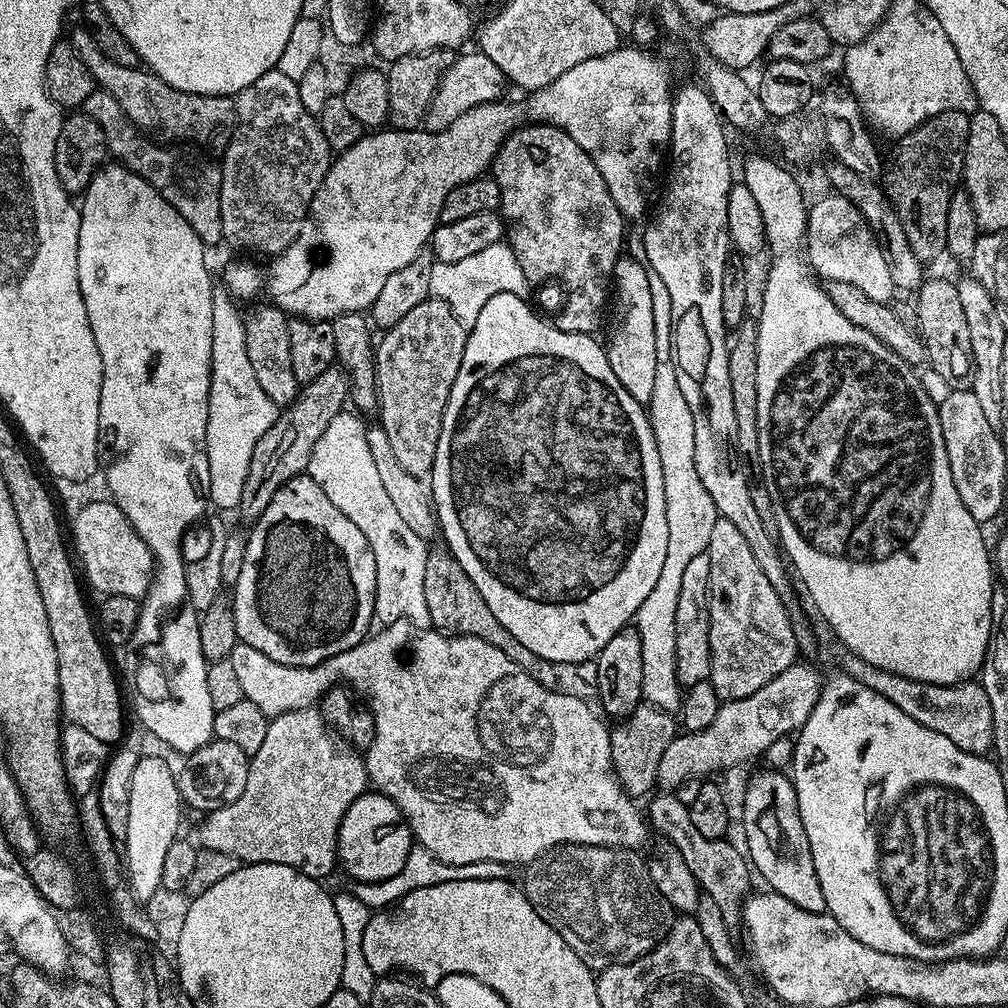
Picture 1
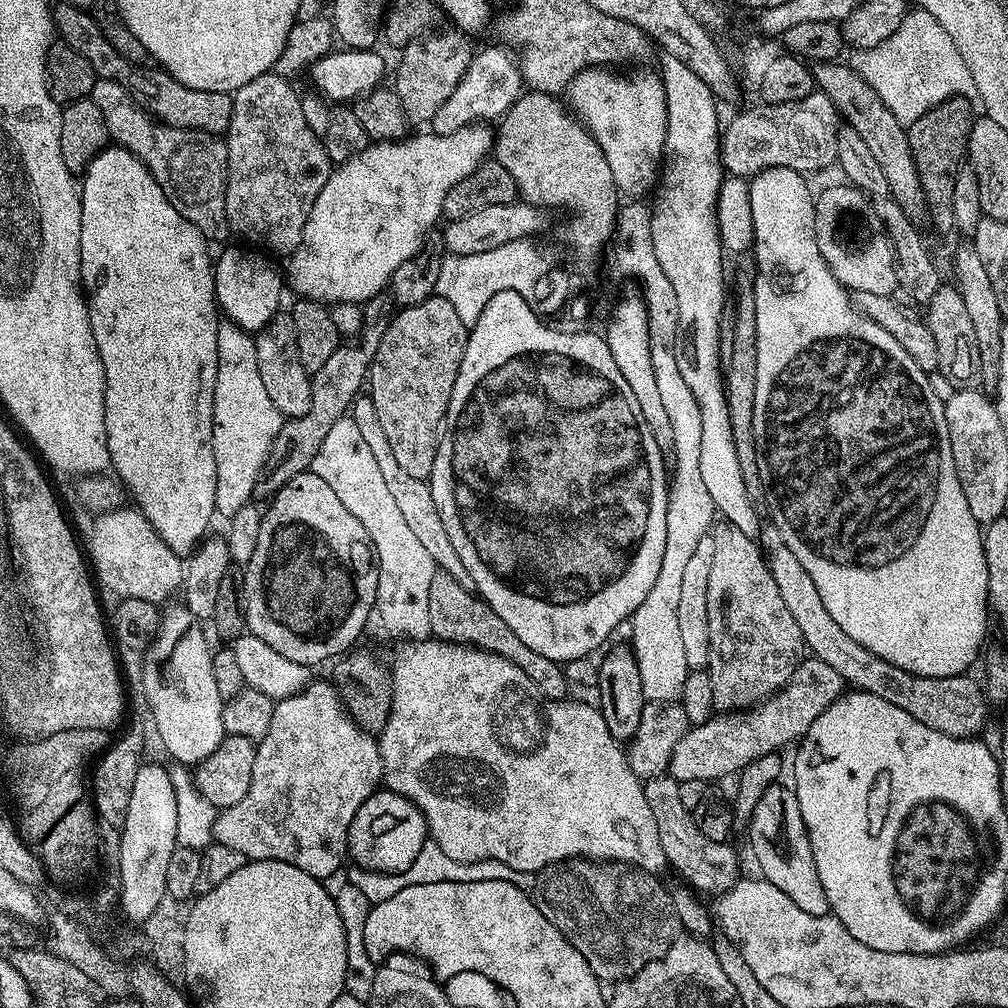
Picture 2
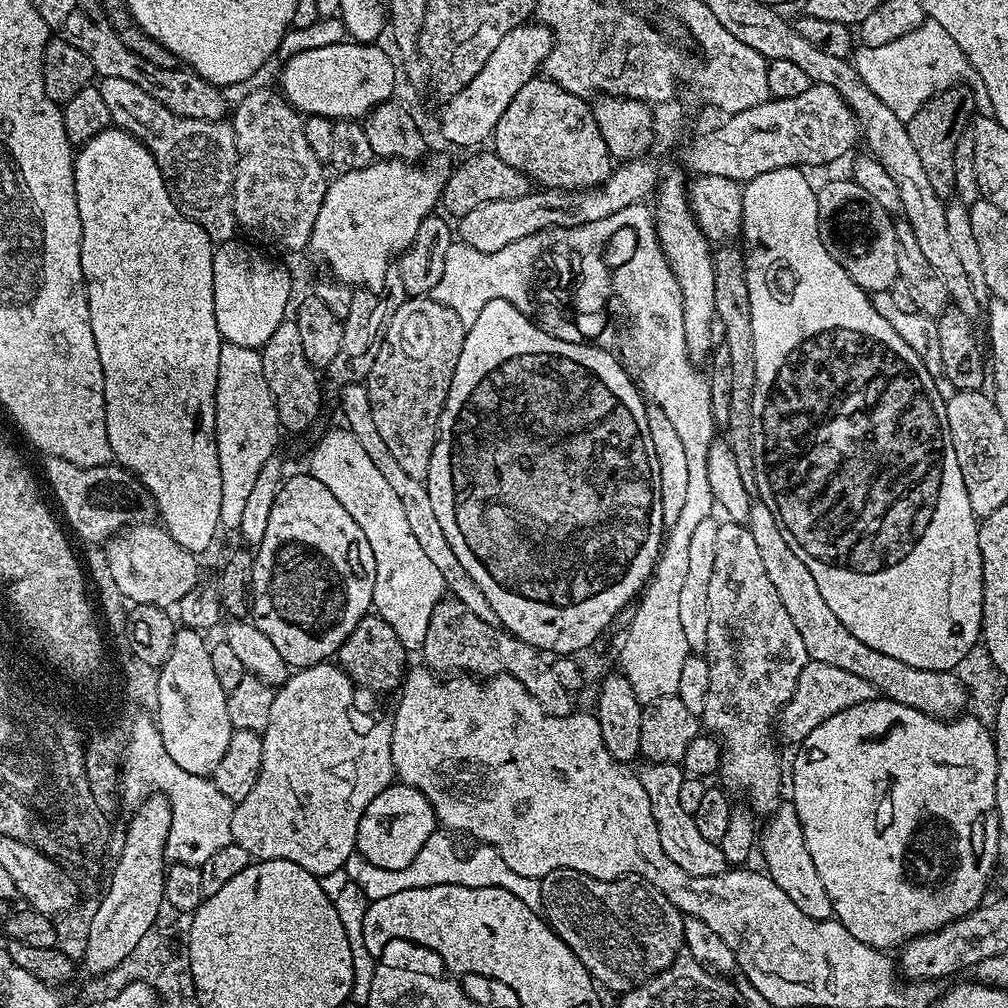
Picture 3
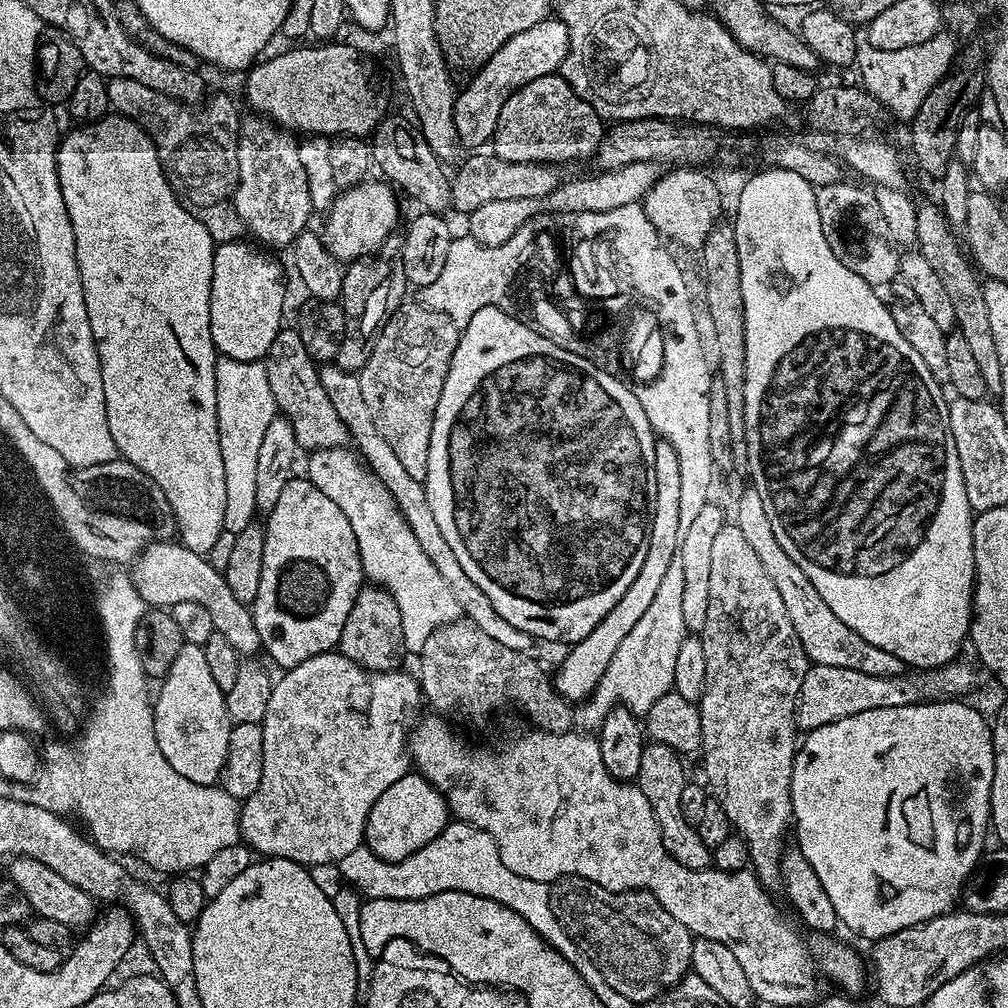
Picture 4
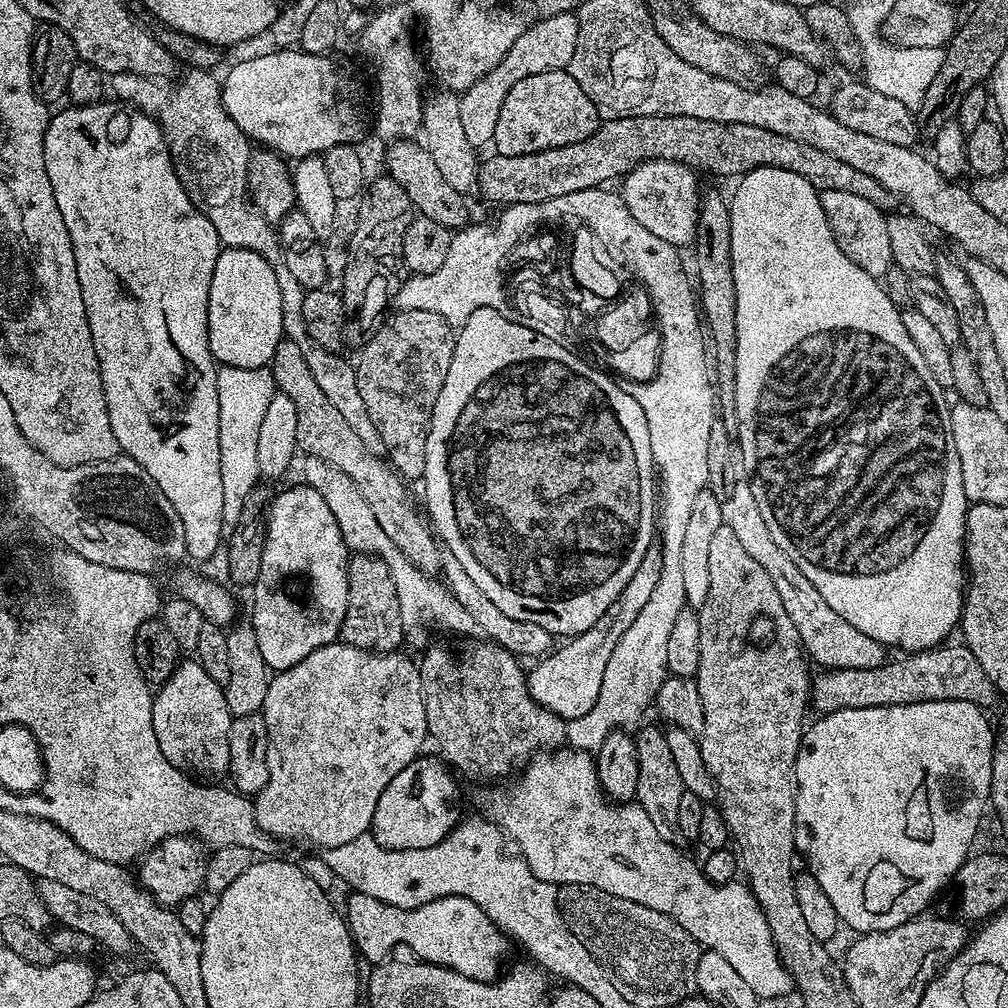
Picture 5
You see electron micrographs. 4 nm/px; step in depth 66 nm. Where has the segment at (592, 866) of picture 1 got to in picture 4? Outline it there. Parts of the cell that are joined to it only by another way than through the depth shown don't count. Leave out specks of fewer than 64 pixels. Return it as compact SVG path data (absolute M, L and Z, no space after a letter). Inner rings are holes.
M561 876L552 881L548 897L554 918L558 918L568 937L580 947L586 958L590 958L590 962L594 962L602 978L606 978L606 982L610 982L610 986L614 986L618 994L626 994L633 1005L643 1006L647 1000L653 1000L661 992L667 992L679 984L684 976L689 975L694 937L686 930L686 926L682 926L682 922L666 914L662 902L658 902L652 892L611 892L598 886L598 882L590 882L581 876Z

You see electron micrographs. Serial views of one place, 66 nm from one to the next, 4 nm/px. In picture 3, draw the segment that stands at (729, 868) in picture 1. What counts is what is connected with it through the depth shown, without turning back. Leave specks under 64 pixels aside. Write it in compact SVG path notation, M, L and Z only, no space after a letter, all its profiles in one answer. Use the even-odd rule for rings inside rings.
M651 762L643 765L638 775L642 782L642 790L650 798L650 810L654 810L654 818L658 822L658 838L662 838L662 850L670 854L671 860L677 866L682 866L686 874L691 876L717 876L726 870L724 855L719 844L706 842L698 831L696 817L683 811L680 807L678 794L686 777L686 773L679 763L675 764L653 764Z

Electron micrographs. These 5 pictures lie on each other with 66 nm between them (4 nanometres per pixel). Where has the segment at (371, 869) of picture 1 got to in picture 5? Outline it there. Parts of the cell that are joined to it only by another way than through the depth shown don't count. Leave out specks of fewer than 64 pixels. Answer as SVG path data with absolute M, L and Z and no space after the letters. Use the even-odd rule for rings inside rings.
M424 754L412 760L410 766L394 774L390 786L382 790L382 798L378 798L378 806L374 806L370 829L382 846L390 850L422 850L426 846L438 846L438 842L446 839L460 823L460 792L452 777L453 769L436 756Z

